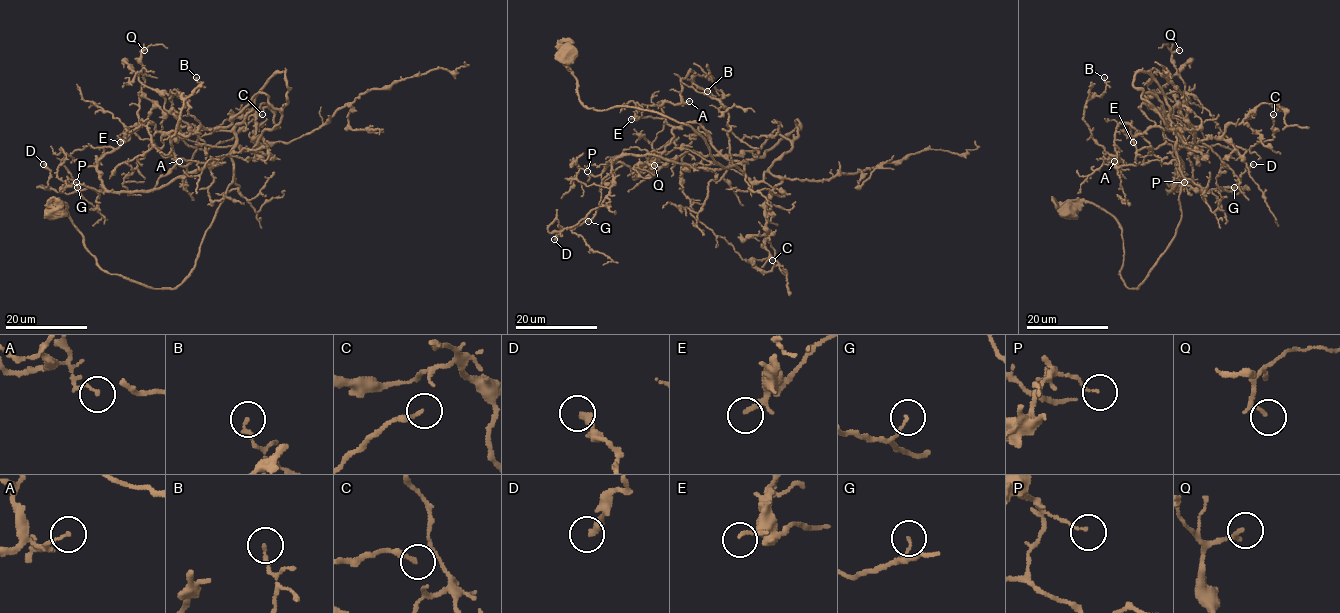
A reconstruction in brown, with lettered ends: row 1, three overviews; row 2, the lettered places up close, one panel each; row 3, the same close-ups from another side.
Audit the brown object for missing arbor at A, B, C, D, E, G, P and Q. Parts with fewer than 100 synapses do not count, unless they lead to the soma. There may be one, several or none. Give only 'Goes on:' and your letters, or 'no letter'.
Goes on: no letter

